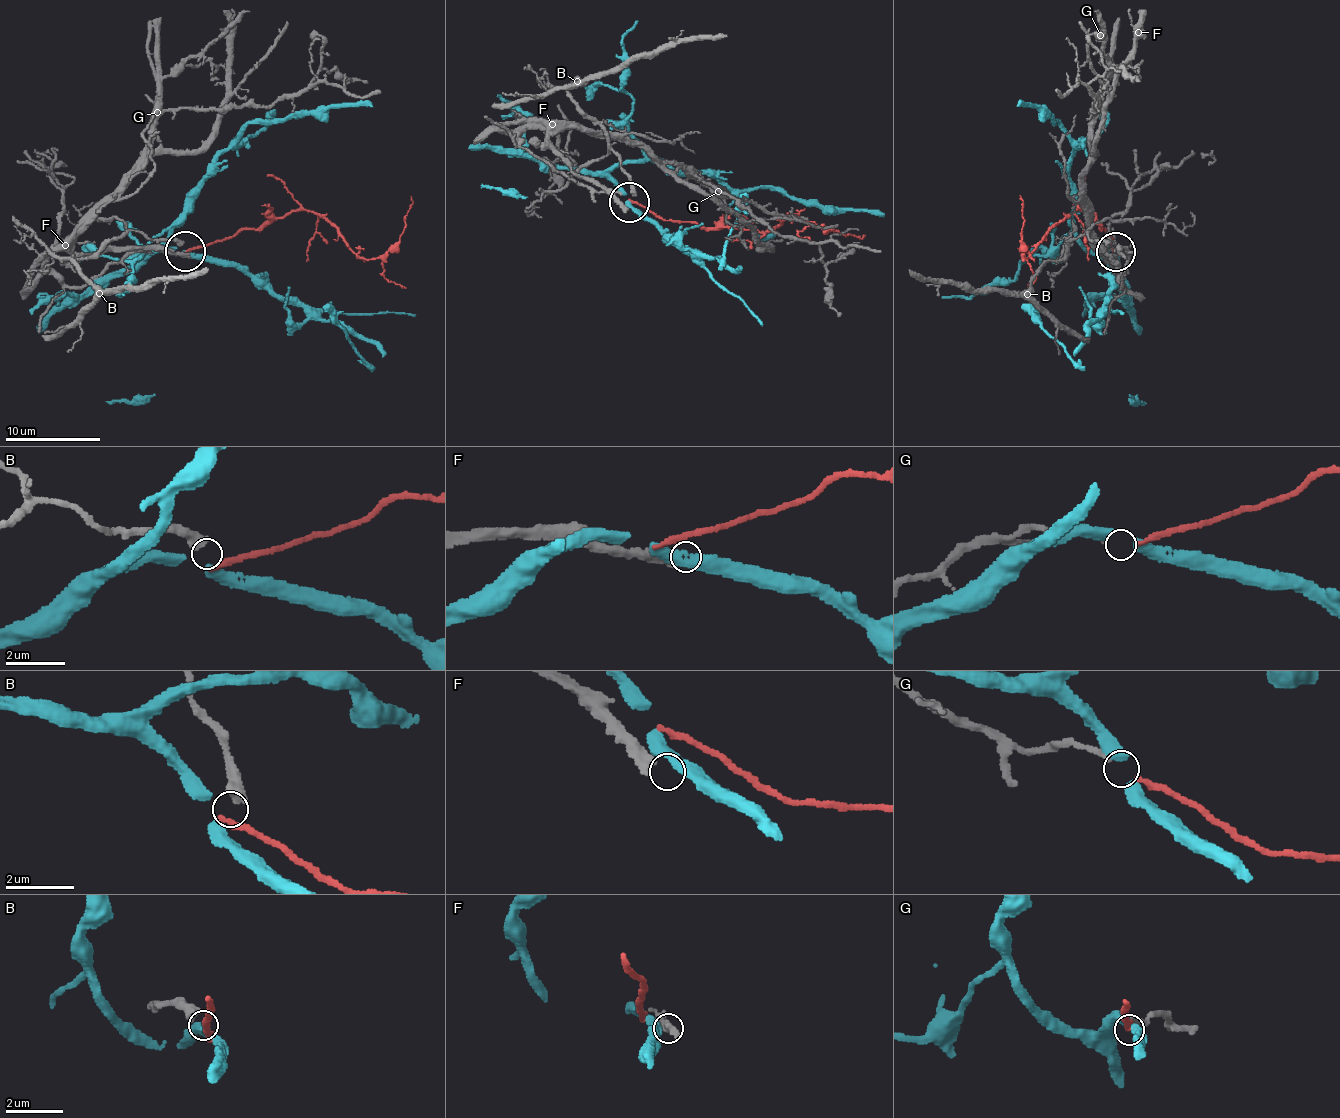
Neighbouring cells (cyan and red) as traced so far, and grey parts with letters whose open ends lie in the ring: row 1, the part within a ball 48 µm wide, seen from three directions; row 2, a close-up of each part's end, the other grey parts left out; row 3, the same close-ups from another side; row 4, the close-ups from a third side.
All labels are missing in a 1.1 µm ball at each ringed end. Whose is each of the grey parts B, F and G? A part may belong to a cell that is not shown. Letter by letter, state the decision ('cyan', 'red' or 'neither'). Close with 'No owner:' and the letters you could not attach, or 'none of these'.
B: neither
F: neither
G: red
No owner: B, F

